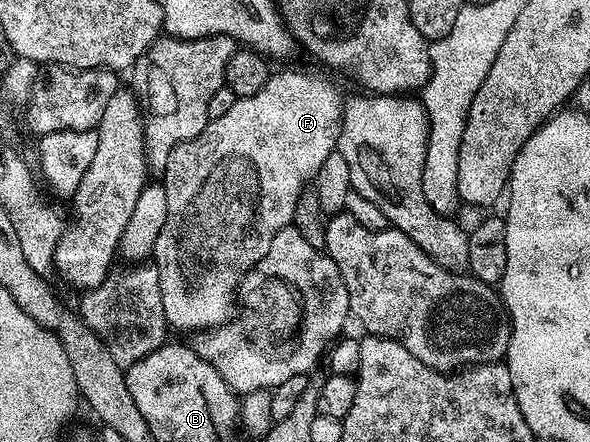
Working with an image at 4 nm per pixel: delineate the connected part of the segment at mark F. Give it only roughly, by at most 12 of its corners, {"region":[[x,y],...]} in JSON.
{"region":[[270,73],[167,156],[165,321],[220,328],[336,151],[325,74]]}

